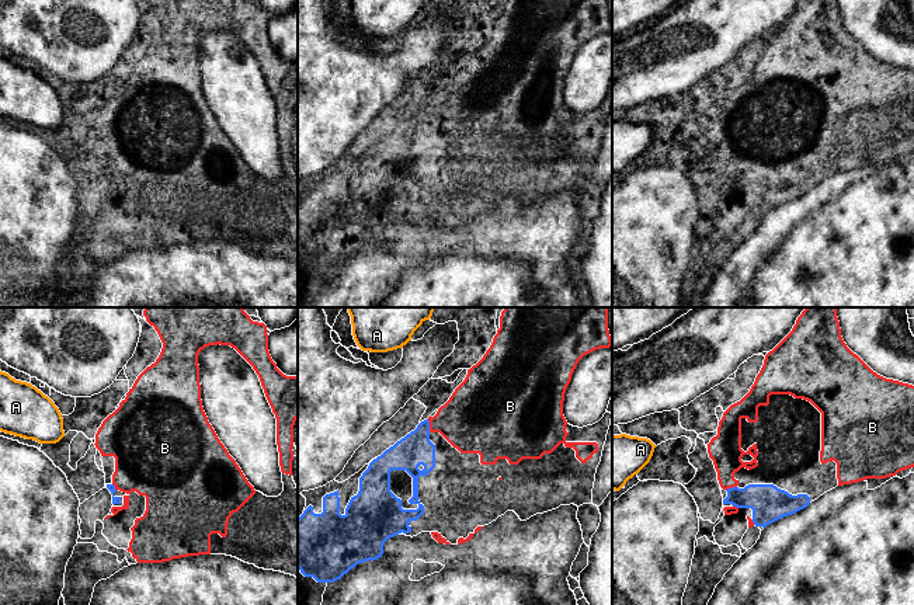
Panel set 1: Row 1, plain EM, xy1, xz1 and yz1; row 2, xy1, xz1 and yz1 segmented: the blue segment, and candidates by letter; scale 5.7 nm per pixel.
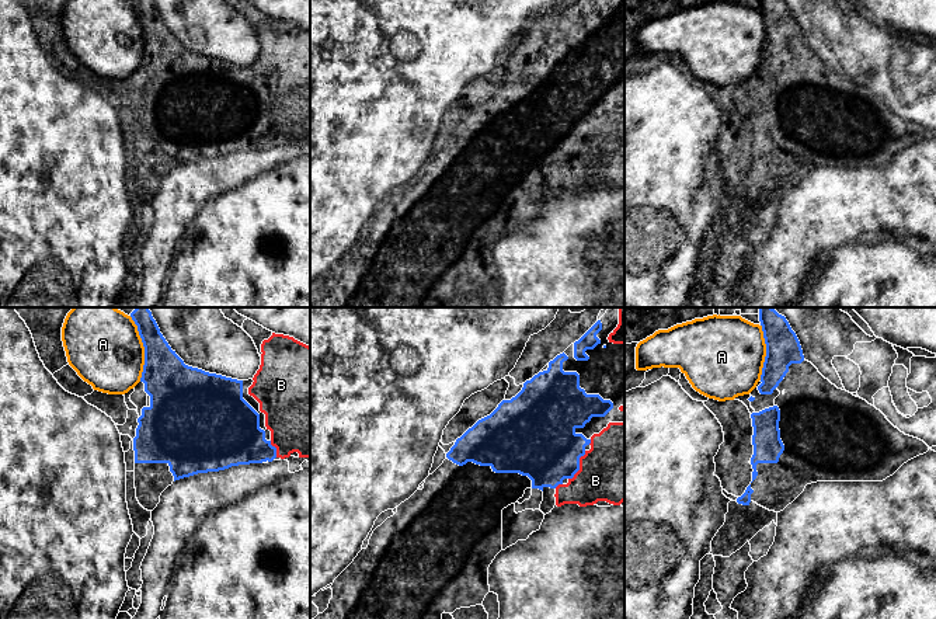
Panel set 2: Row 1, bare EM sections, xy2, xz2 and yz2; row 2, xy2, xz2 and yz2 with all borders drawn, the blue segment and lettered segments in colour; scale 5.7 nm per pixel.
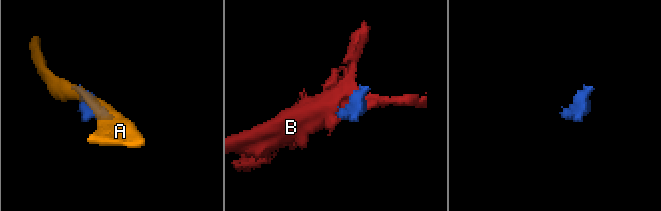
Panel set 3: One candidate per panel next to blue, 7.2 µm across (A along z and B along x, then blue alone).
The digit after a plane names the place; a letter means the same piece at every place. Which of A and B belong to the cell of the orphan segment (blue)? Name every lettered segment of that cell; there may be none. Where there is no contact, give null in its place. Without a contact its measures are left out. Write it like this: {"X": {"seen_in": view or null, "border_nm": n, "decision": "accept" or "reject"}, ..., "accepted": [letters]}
{"A": {"seen_in": "xy2", "border_nm": 380, "decision": "reject"}, "B": {"seen_in": "xz2", "border_nm": 190, "decision": "reject"}, "accepted": []}

